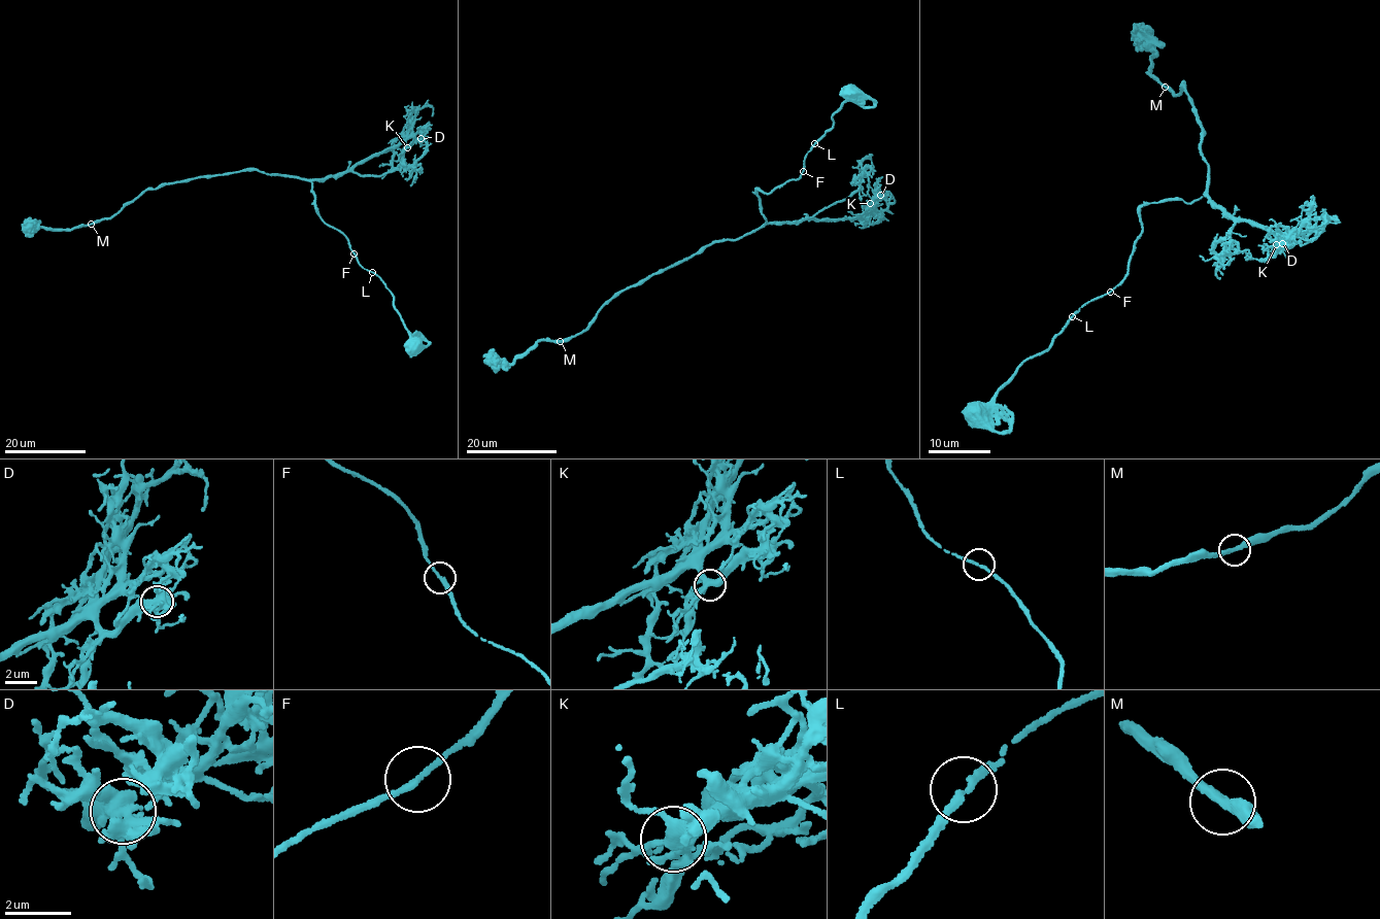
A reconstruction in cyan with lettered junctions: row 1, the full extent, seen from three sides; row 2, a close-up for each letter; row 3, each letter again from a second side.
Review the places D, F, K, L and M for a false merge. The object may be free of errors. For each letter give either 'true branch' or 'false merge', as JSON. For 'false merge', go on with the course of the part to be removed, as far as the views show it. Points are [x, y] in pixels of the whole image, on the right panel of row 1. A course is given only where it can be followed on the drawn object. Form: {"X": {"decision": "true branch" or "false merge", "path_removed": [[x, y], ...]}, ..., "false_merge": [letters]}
{"D": {"decision": "true branch"}, "F": {"decision": "true branch"}, "K": {"decision": "true branch"}, "L": {"decision": "true branch"}, "M": {"decision": "true branch"}, "false_merge": []}

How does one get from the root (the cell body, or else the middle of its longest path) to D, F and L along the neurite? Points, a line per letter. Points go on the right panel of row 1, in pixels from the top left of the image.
D: (976, 412), (1124, 277), (1142, 206), (1205, 195), (1282, 242)
F: (976, 412), (991, 404), (1020, 365), (1047, 351), (1080, 307), (1110, 292)
L: (976, 412), (991, 404), (1020, 365), (1047, 351), (1071, 316)

